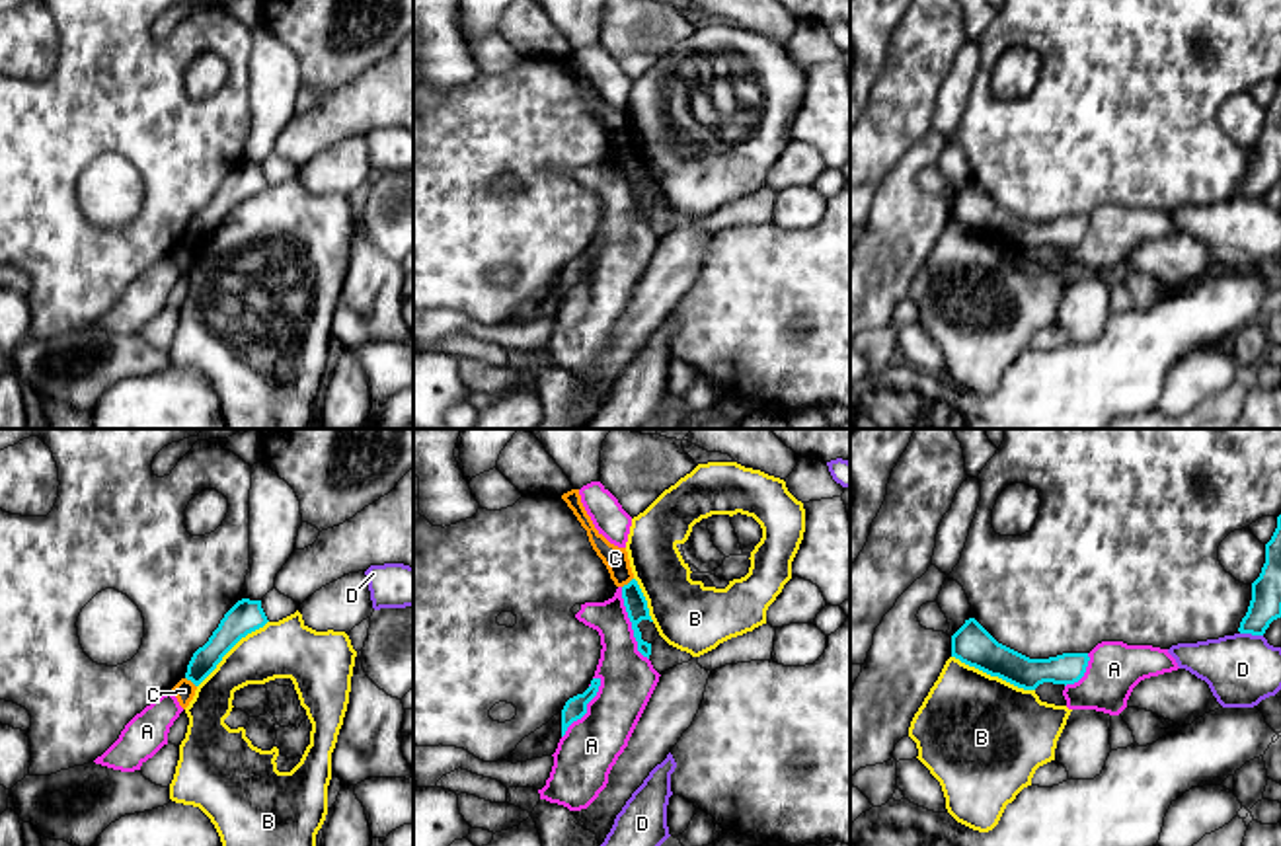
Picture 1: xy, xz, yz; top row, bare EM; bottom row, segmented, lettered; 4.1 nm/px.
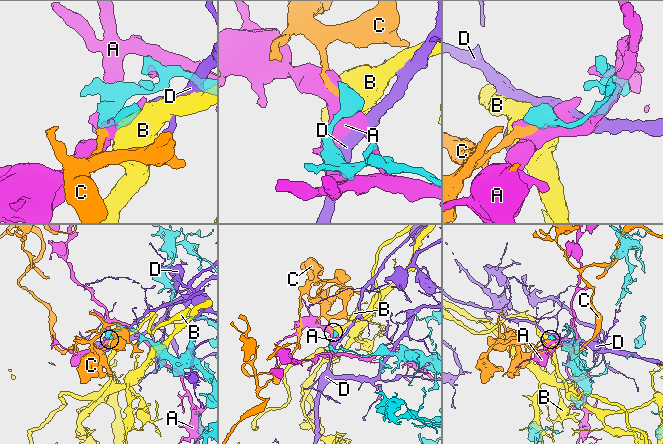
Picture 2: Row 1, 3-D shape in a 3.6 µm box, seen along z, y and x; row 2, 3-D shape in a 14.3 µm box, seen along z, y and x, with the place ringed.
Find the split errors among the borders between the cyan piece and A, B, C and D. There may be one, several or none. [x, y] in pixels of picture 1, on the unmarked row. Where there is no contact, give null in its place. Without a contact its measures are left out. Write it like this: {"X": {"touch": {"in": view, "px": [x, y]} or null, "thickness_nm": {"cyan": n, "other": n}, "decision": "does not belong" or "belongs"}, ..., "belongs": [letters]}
{"A": {"touch": {"in": "xz", "px": [632, 188]}, "thickness_nm": {"cyan": 90, "other": 220}, "decision": "does not belong"}, "B": {"touch": {"in": "yz", "px": [993, 238]}, "thickness_nm": {"cyan": 170, "other": 500}, "decision": "does not belong"}, "C": {"touch": {"in": "xy", "px": [192, 244]}, "thickness_nm": {"cyan": 110, "other": 90}, "decision": "does not belong"}, "D": {"touch": {"in": "yz", "px": [1252, 197]}, "thickness_nm": {"cyan": 130, "other": 300}, "decision": "does not belong"}, "belongs": []}

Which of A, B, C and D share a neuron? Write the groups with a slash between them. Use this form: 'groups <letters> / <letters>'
groups A / B / C / D

